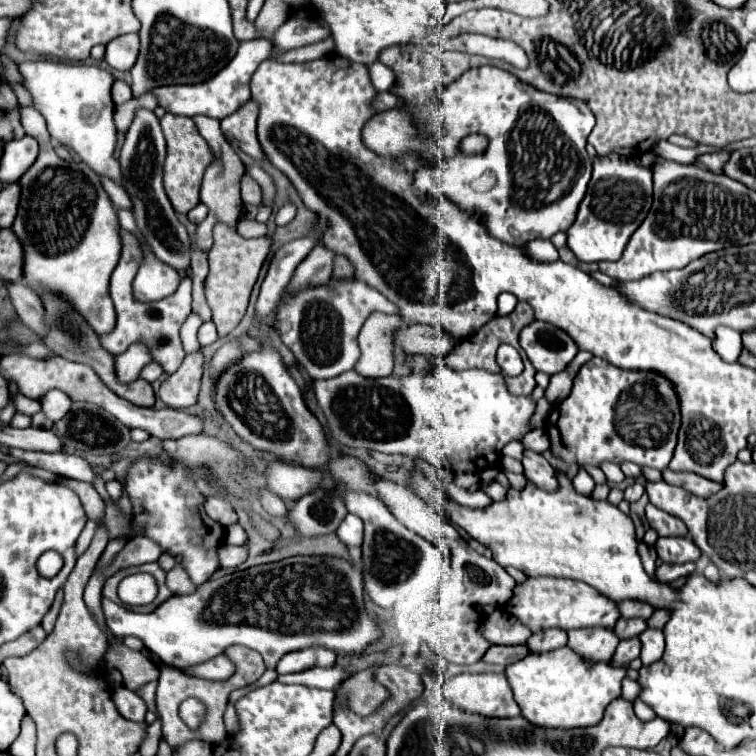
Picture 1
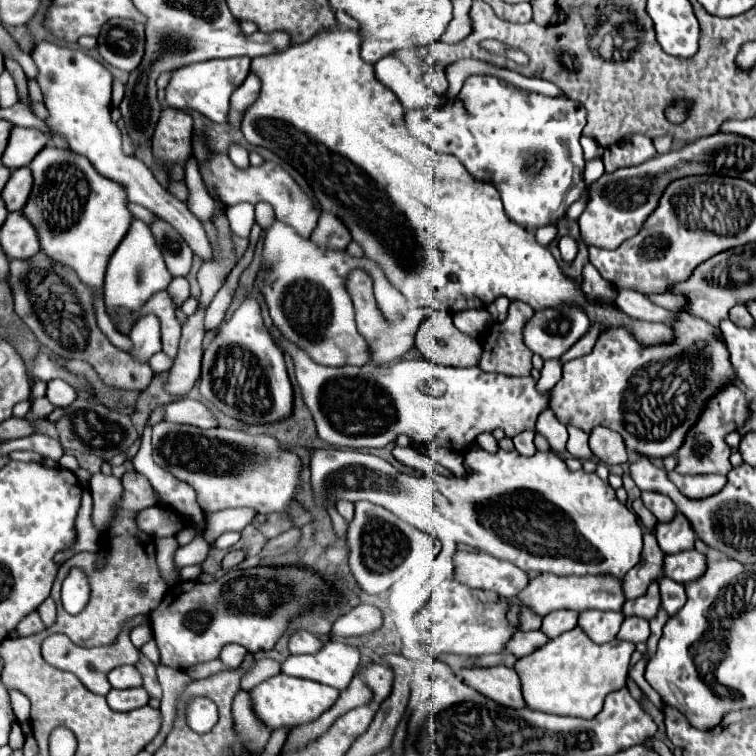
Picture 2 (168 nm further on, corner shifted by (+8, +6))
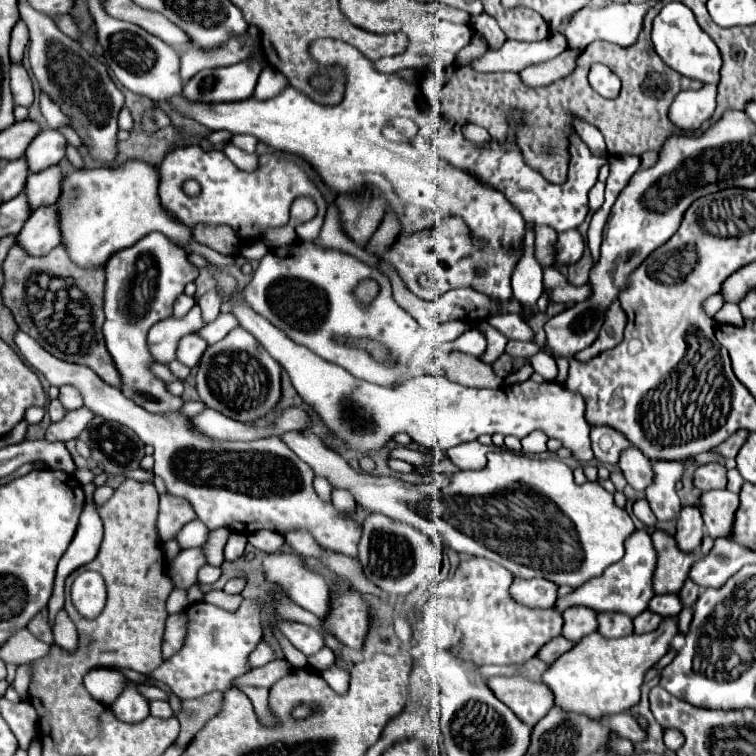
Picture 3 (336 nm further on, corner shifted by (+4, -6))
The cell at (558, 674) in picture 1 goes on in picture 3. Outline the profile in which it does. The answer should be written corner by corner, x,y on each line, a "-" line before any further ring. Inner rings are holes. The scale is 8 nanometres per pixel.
664,618
658,630
640,636
630,634
626,638
606,640
594,632
552,662
540,676
540,682
552,690
554,706
564,712
578,712
590,720
626,712
640,700
640,686
646,670
668,652
676,632
676,618

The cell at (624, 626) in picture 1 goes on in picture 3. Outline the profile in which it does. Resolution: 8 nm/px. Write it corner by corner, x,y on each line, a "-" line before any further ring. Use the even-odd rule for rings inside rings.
664,594
664,596
652,596
652,600
648,602
648,608
654,614
660,614
662,618
670,618
670,616
678,616
682,610
682,604
678,604
678,596
676,594

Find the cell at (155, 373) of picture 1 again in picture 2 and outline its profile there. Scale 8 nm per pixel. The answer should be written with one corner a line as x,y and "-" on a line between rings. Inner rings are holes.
158,352
158,354
154,354
154,356
150,358
148,364
152,366
152,370
154,370
156,374
160,374
160,372
168,372
168,368
174,364
174,358
166,356
164,352

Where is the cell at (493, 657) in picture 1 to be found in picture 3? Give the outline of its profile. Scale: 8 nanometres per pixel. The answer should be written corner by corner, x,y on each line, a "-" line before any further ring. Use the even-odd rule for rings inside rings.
558,636
558,638
554,638
554,640
550,640
550,642
546,642
540,650
538,650
538,658
542,660
542,662
546,662
546,664
552,664
558,656
562,656
566,650
570,650
572,648
572,642
568,642
566,638
562,638
562,636

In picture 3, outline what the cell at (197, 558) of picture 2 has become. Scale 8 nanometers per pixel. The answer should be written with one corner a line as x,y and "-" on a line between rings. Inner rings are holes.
204,564
200,570
198,570
198,582
200,584
212,584
220,578
220,568
214,568
210,564

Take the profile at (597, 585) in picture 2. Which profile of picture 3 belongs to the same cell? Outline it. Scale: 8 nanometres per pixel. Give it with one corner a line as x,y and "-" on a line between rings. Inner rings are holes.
636,530
626,540
626,556
620,562
608,566
600,578
590,580
590,582
582,584
580,588
576,588
574,592
558,598
554,608
558,612
564,612
566,608
572,608
572,606
586,606
598,614
600,612
622,612
622,614
634,618
646,610
648,600
654,596
654,592
652,592
654,566
656,566
656,552
654,552
650,534
646,530

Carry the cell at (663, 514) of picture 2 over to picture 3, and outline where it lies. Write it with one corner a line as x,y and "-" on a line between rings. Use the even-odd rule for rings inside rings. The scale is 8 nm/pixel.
652,462
652,466
656,480
652,488
646,488
646,500
660,522
674,520
682,510
674,486
676,480
680,480
682,476
684,462

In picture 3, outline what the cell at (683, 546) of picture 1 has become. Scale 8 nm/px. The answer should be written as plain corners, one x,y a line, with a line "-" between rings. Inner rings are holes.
686,506
682,508
676,524
676,534
674,540
682,552
696,552
700,542
702,542
702,518
698,516
696,506

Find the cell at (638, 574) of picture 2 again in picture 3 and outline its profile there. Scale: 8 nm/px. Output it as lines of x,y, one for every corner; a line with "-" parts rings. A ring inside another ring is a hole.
662,530
652,532
652,544
656,550
656,570
652,576
654,594
678,594
686,582
690,564
698,560
698,554
678,552
674,538

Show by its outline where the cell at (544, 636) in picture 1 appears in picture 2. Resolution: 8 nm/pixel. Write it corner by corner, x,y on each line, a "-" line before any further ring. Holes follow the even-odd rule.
558,610
558,612
550,612
544,622
542,622
542,632
548,634
550,638
560,636
566,630
572,630
578,624
578,612
570,612
570,610

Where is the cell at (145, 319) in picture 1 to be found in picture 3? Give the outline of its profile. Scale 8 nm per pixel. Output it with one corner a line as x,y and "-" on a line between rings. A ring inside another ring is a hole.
190,334
190,336
184,336
180,342
178,342
178,350
176,350
176,358
186,364
188,368
194,368
200,360
200,356
204,354
206,350
206,340
202,340
200,336
196,334

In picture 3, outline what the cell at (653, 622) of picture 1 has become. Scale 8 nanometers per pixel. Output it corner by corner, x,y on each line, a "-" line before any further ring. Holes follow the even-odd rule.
686,580
686,584
684,584
682,590
678,592
678,598
680,598
682,606
684,606
684,608
692,608
692,604
694,604
696,598
698,598
698,592
700,592
700,588
694,586
694,582

